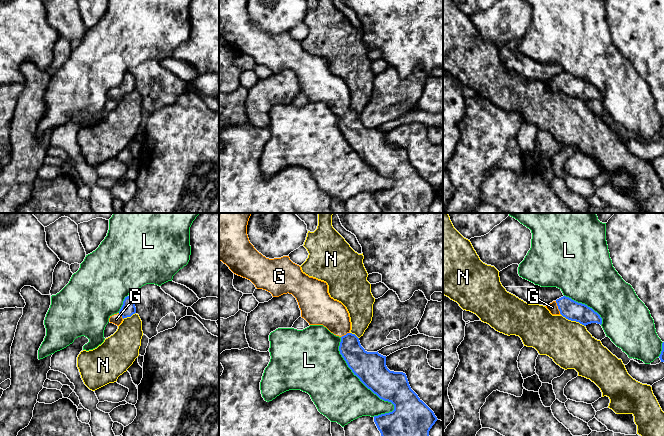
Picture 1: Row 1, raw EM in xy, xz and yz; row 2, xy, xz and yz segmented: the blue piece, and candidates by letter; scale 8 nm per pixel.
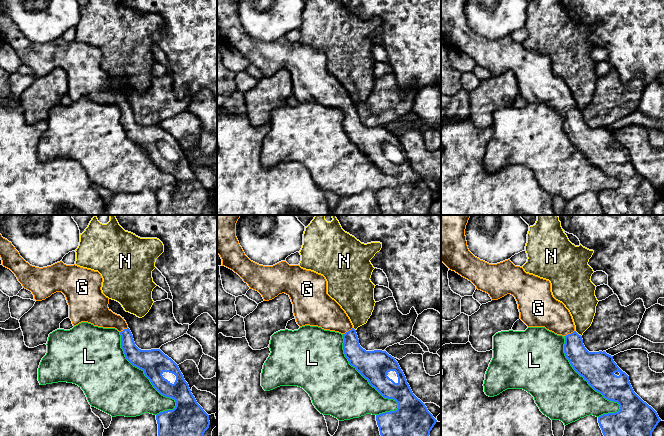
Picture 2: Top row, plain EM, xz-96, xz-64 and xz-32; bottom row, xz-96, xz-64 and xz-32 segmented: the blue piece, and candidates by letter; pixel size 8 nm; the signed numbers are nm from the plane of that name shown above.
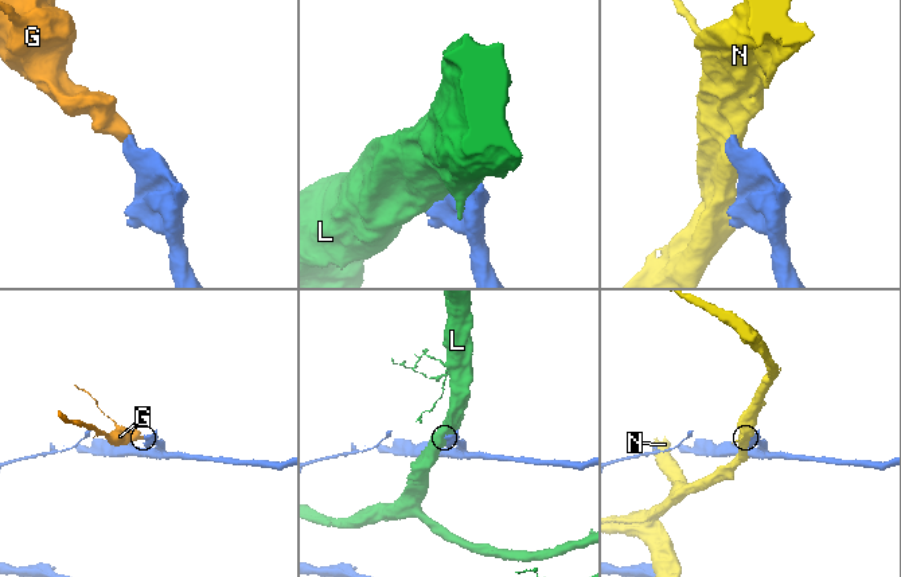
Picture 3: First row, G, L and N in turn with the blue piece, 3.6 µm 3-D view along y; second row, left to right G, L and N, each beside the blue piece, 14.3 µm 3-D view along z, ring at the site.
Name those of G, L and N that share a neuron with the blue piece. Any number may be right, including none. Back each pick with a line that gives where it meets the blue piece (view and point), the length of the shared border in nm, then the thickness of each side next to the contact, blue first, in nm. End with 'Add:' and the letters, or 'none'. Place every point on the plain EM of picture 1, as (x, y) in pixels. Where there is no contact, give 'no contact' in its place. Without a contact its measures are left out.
G: yz (558, 84) | 120 nm | 160/80 nm
Add: G

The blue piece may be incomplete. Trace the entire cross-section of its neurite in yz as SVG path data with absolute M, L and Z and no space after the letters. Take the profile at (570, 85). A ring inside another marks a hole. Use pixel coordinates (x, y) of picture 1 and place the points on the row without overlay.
M563 72L545 82L552 91L562 91L568 96L586 102L591 99L602 100L602 94L592 84Z

